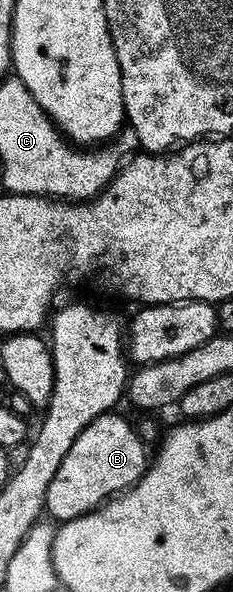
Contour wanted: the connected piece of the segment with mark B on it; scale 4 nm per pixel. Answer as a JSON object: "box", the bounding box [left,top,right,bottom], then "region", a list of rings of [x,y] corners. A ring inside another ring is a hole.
{"box":[44,413,150,521],"region":[[[117,413],[99,415],[70,445],[70,453],[62,457],[62,465],[58,465],[58,473],[54,473],[54,481],[50,481],[50,489],[44,502],[47,514],[53,515],[56,521],[77,519],[90,513],[101,503],[117,496],[134,486],[144,476],[150,462],[150,455],[144,452],[145,440],[141,439],[139,430],[131,427]]]}

